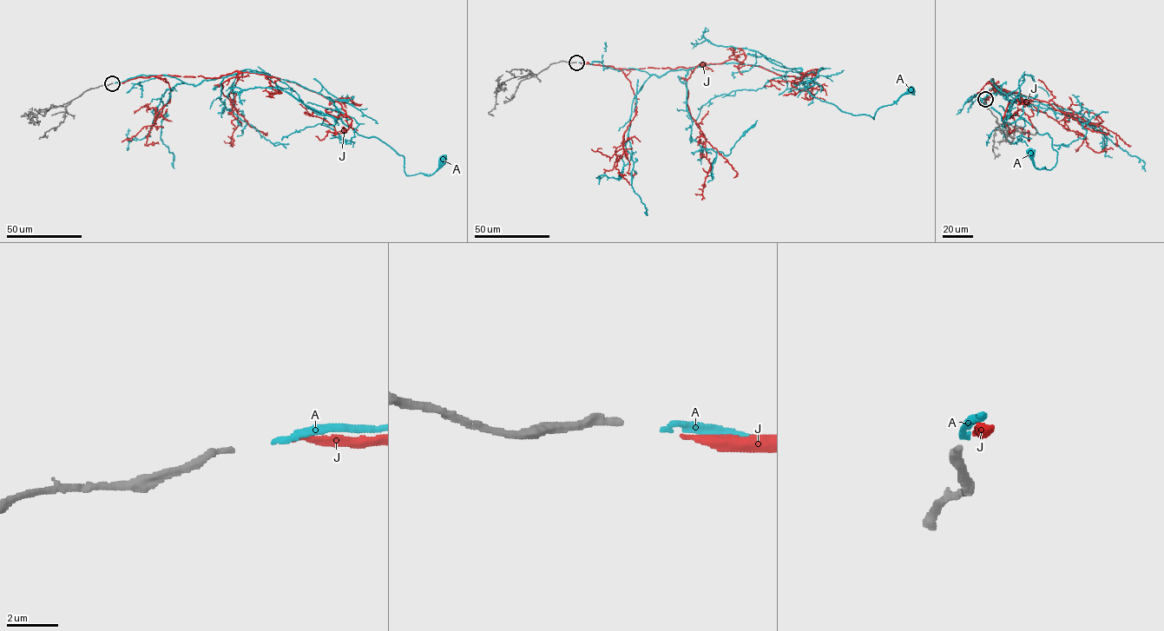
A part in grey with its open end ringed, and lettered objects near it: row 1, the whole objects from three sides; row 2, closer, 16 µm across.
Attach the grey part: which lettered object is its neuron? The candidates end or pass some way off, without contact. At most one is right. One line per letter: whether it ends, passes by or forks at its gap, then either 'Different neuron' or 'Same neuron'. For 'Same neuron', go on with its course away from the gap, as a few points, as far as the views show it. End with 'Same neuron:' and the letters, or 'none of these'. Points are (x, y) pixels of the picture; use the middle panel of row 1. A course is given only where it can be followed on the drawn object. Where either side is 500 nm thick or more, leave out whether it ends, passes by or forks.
A: It ends there. Same neuron. Its course: (579, 62), (659, 77), (710, 64), (758, 65), (811, 78), (797, 88), (873, 118), (911, 88)
J: It ends there. Different neuron
Same neuron: A

